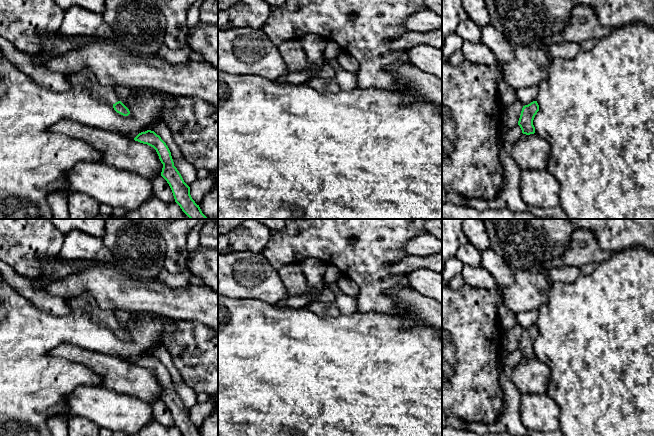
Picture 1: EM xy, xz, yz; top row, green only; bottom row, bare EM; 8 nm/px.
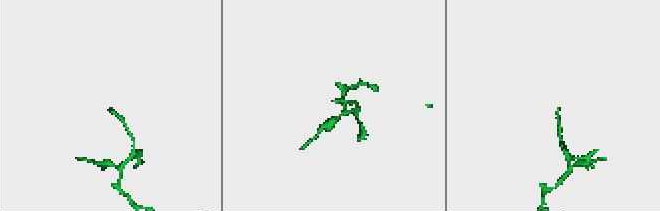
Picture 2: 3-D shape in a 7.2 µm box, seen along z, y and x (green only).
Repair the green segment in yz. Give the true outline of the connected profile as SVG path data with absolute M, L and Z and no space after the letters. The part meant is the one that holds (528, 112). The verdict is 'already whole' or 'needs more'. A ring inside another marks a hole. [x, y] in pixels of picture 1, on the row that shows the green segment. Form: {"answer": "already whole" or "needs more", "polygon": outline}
{"answer": "already whole", "polygon": "M533 101L530 104L523 106L518 121L518 125L520 126L523 134L530 135L535 133L533 120L538 111L539 105L537 101Z"}

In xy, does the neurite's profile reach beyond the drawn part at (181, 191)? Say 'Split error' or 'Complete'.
Complete

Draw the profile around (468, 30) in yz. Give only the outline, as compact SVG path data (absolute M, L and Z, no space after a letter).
M468 17L465 21L458 25L456 34L462 40L477 43L481 41L482 28L480 28L473 20Z

